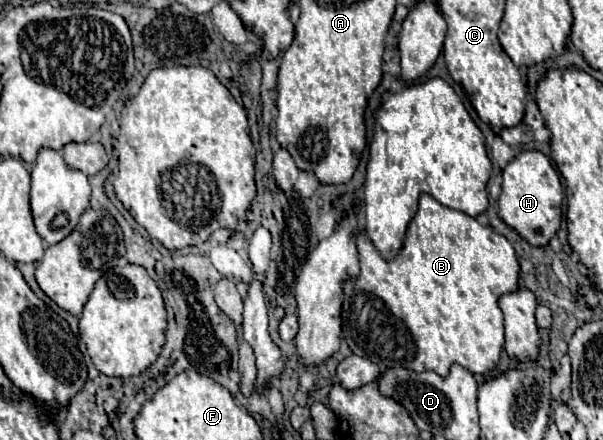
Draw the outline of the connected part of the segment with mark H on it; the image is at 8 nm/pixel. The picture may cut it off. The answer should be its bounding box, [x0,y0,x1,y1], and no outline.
[498,149,564,247]

